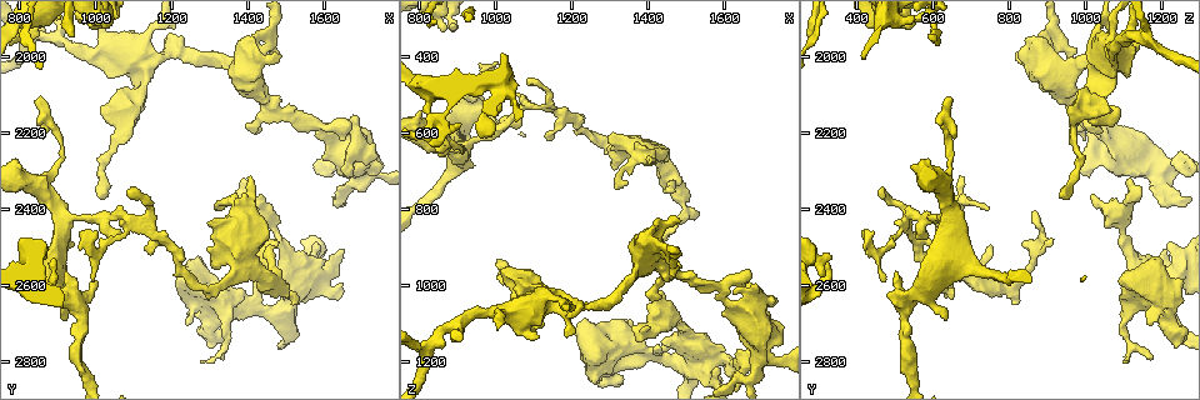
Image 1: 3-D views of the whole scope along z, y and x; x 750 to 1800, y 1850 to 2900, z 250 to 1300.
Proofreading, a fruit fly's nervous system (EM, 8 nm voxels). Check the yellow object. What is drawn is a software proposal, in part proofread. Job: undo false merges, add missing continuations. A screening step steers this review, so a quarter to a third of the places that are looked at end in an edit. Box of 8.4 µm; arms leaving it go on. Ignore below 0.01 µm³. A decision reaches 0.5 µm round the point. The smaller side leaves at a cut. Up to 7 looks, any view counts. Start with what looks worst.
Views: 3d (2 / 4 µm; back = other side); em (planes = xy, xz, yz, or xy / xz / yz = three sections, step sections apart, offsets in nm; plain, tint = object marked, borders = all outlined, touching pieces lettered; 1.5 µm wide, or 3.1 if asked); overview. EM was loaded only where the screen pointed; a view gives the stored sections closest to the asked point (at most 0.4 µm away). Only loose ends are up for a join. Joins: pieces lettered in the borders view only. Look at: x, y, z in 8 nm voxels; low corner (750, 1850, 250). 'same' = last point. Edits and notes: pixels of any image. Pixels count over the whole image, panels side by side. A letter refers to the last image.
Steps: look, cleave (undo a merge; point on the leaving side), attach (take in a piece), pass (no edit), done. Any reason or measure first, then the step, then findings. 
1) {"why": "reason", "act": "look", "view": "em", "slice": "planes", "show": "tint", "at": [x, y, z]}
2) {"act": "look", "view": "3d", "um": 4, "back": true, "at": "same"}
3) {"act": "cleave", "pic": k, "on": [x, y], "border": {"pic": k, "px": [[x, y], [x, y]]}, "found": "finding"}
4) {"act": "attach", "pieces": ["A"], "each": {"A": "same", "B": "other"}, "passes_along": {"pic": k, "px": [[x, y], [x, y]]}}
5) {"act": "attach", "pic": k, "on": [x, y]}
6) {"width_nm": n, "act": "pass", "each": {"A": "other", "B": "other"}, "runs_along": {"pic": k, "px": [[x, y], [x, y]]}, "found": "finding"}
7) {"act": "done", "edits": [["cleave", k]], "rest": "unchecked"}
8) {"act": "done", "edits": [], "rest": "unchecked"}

{"act": "look", "view": "em", "um": 3.1, "slice": "planes", "show": "tint", "at": [1090, 2430, 525]}

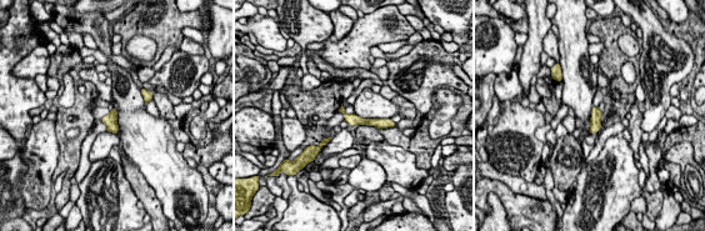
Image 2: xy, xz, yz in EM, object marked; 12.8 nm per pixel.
{"act": "look", "view": "em", "um": 3.1, "slice": "planes", "show": "borders", "at": "same"}

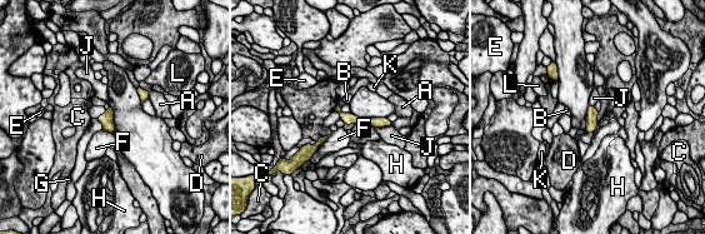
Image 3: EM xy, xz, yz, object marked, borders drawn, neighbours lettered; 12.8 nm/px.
{"longest_contact_nm": ["J", 220], "act": "pass", "each": {"A": "other", "B": "other", "C": "other", "D": "other", "E": "other", "F": "other", "G": "other", "H": "other", "J": "other", "K": "other", "L": "other"}, "runs_along": {"pic": 3, "px": [[343, 116], [355, 120], [385, 123]]}, "found": "continuous, no second neuron"}

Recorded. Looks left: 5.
{"why": "free end", "act": "look", "view": "em", "slice": "xz", "step": 8, "show": "borders", "at": [1405, 2315, 685]}

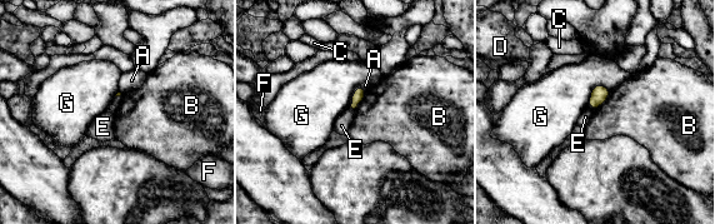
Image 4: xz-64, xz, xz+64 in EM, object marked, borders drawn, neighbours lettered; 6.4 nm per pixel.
{"longest_contact_nm": ["B", 170], "act": "pass", "each": {"A": "other", "B": "other", "C": "other", "D": "other", "E": "other", "F": "other", "G": "other"}, "border": {"pic": 4, "px": [[610, 90], [609, 95], [594, 110]]}, "found": "no lettered piece goes on from it"}

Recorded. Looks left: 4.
{"why": "branch stops here", "act": "look", "view": "3d", "um": 2, "at": [1255, 2705, 1160]}

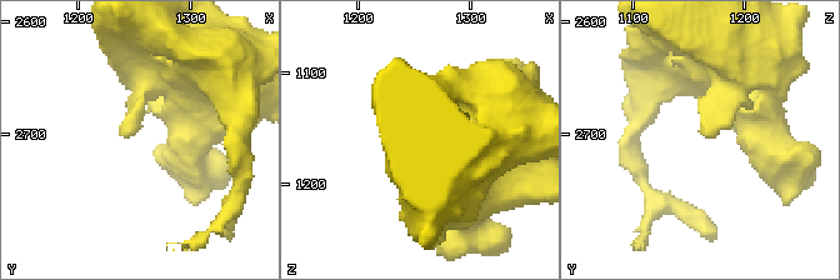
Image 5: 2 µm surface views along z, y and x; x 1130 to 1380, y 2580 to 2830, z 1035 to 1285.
{"act": "look", "view": "em", "slice": "planes", "show": "borders", "at": [1252, 2700, 1164]}

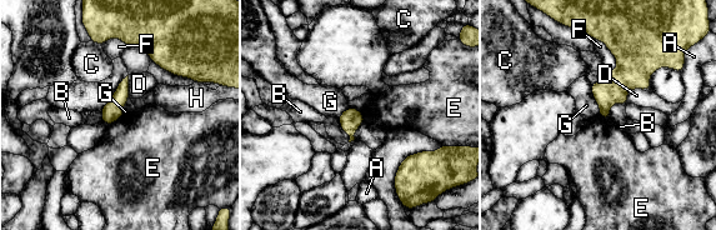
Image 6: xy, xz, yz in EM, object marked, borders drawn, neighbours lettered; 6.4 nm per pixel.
{"longest_contact_nm": ["F", 260], "act": "pass", "each": {"A": "other", "B": "other", "C": "other", "D": "other", "E": "other", "F": "other", "G": "other", "H": "other"}, "border": {"pic": 6, "px": [[124, 114], [109, 125]]}, "found": "none of them fits"}

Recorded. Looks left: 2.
{"act": "done", "edits": [], "rest": "unchecked"}

